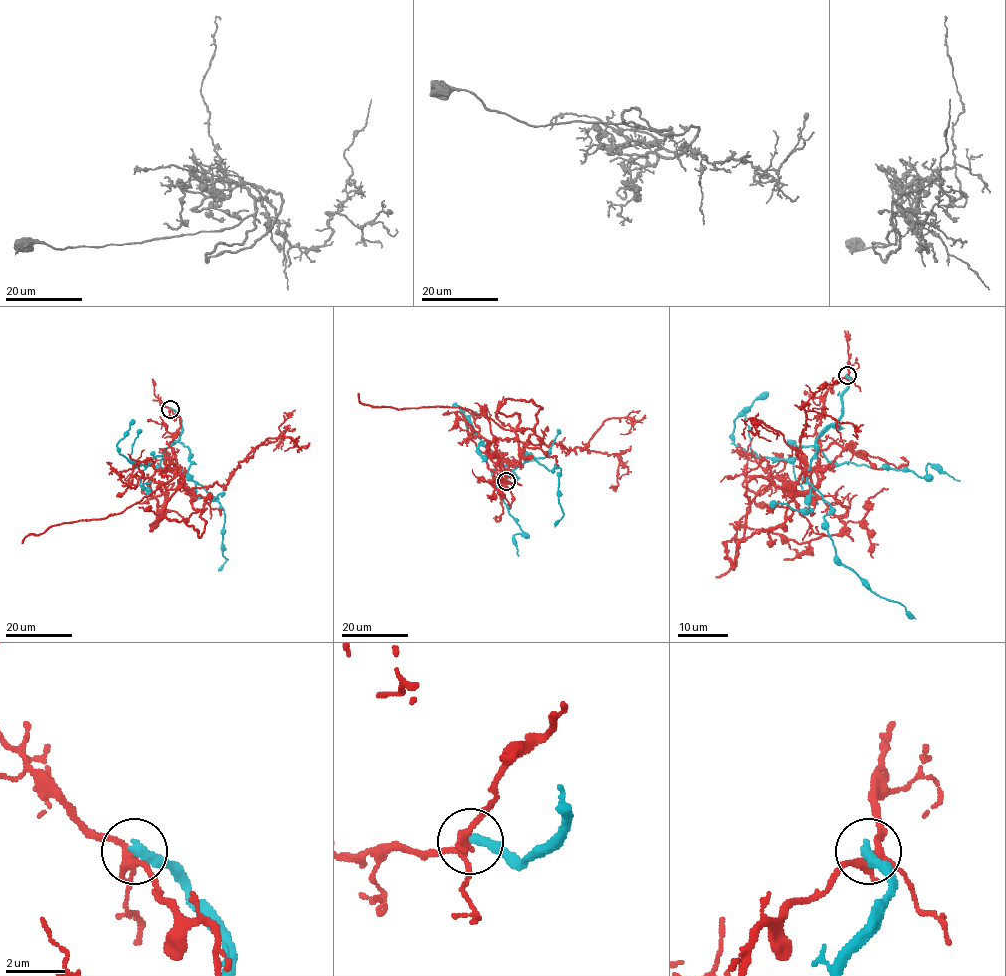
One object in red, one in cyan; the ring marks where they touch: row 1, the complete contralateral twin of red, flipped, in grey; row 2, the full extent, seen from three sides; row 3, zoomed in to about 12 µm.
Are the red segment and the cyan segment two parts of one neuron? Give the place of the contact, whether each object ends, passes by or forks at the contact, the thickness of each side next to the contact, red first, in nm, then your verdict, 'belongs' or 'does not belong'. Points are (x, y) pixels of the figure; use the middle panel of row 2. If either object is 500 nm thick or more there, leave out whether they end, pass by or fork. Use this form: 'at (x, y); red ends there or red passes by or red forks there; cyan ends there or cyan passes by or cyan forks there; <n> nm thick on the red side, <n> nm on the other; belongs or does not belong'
at (506, 481); red forks there; cyan ends there; 260 nm thick on the red side, 360 nm on the other; does not belong

